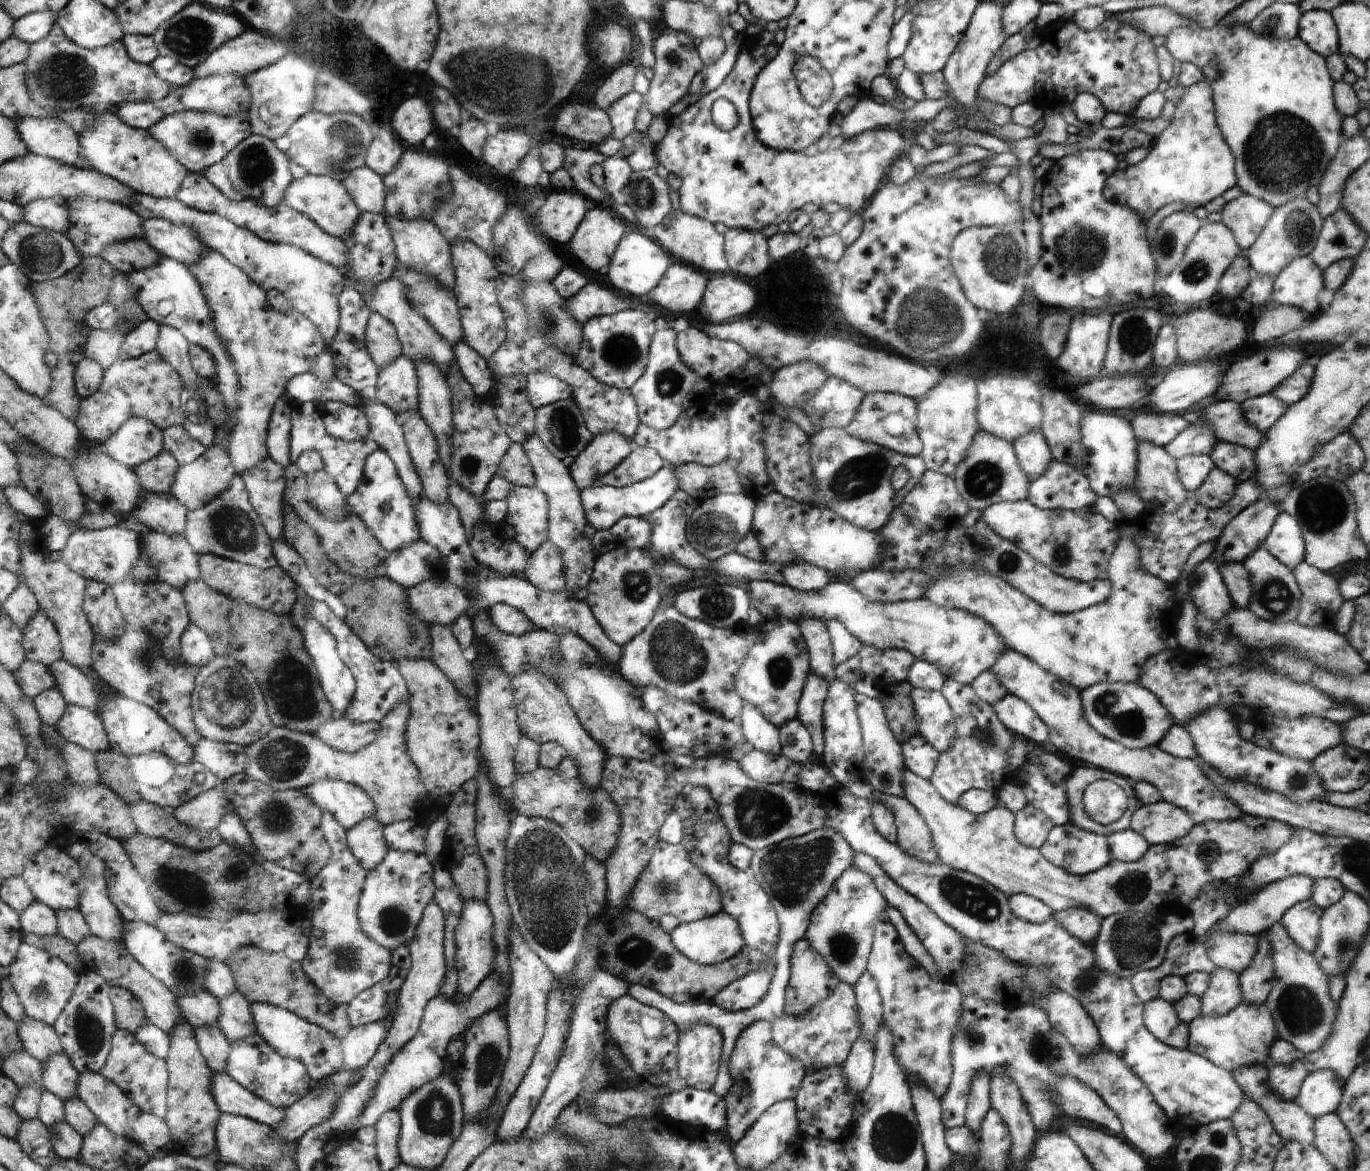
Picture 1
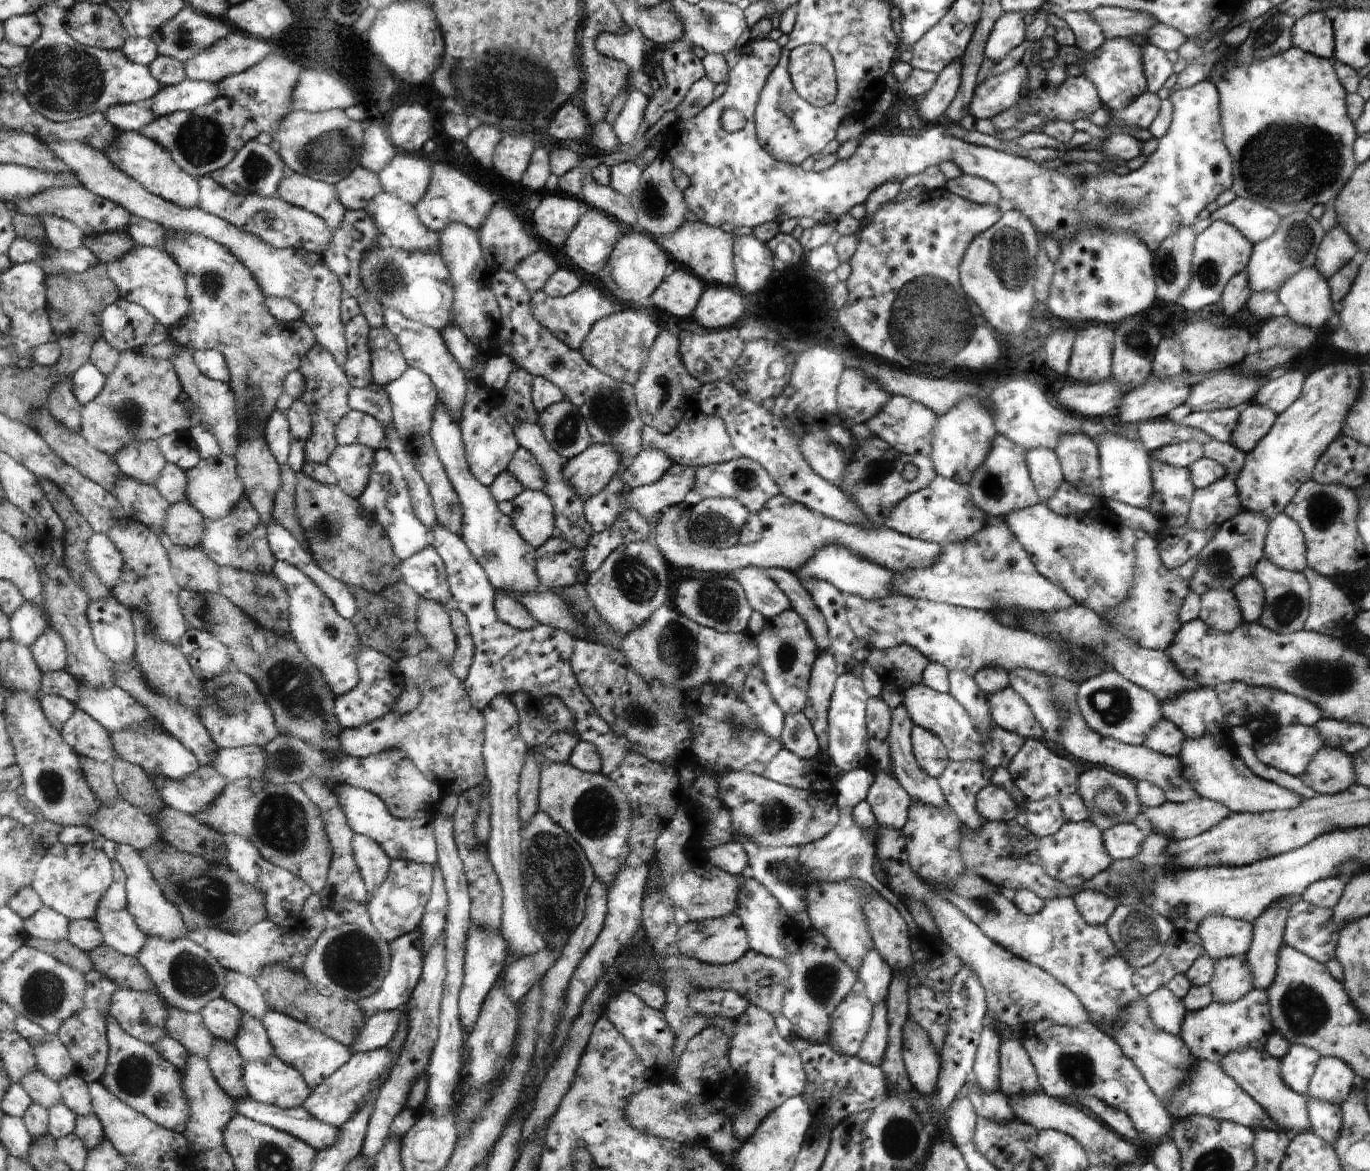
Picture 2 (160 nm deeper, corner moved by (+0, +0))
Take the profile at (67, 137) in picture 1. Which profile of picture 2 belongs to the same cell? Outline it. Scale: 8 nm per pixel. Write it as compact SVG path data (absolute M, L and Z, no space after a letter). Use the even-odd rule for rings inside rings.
M54 137L46 142L60 159L77 172L86 188L92 192L125 206L133 215L157 222L167 229L203 234L233 251L241 259L242 264L252 271L266 297L279 299L284 297L299 306L302 313L300 319L310 327L310 330L313 330L317 344L331 352L340 368L344 370L347 361L347 344L344 323L341 319L341 300L344 292L341 290L340 279L330 270L324 255L294 247L274 248L257 235L236 228L214 213L200 207L187 209L175 202L170 202L150 192L141 182L134 180L116 166L108 153L92 145L79 142L69 143L64 139Z

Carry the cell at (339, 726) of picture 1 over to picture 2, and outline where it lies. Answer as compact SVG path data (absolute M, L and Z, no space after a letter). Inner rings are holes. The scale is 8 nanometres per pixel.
M406 655L397 663L406 680L410 679L421 691L417 708L405 715L391 710L358 728L342 728L342 752L364 759L392 749L401 750L423 775L440 787L444 797L480 785L486 776L482 756L485 718L470 702L464 683L453 675L449 664L428 666L420 655Z

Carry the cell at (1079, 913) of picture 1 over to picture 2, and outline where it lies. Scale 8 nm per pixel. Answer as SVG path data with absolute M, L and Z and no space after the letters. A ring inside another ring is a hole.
M1082 889L1073 898L1082 916L1092 924L1105 923L1118 906L1116 899L1094 889Z

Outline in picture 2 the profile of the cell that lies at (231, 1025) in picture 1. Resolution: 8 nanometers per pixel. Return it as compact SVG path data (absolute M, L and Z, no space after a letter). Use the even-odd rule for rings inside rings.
M248 1013L241 1014L241 1029L238 1030L233 1045L237 1047L245 1061L265 1061L270 1057L277 1057L277 1051L270 1042L265 1025Z

